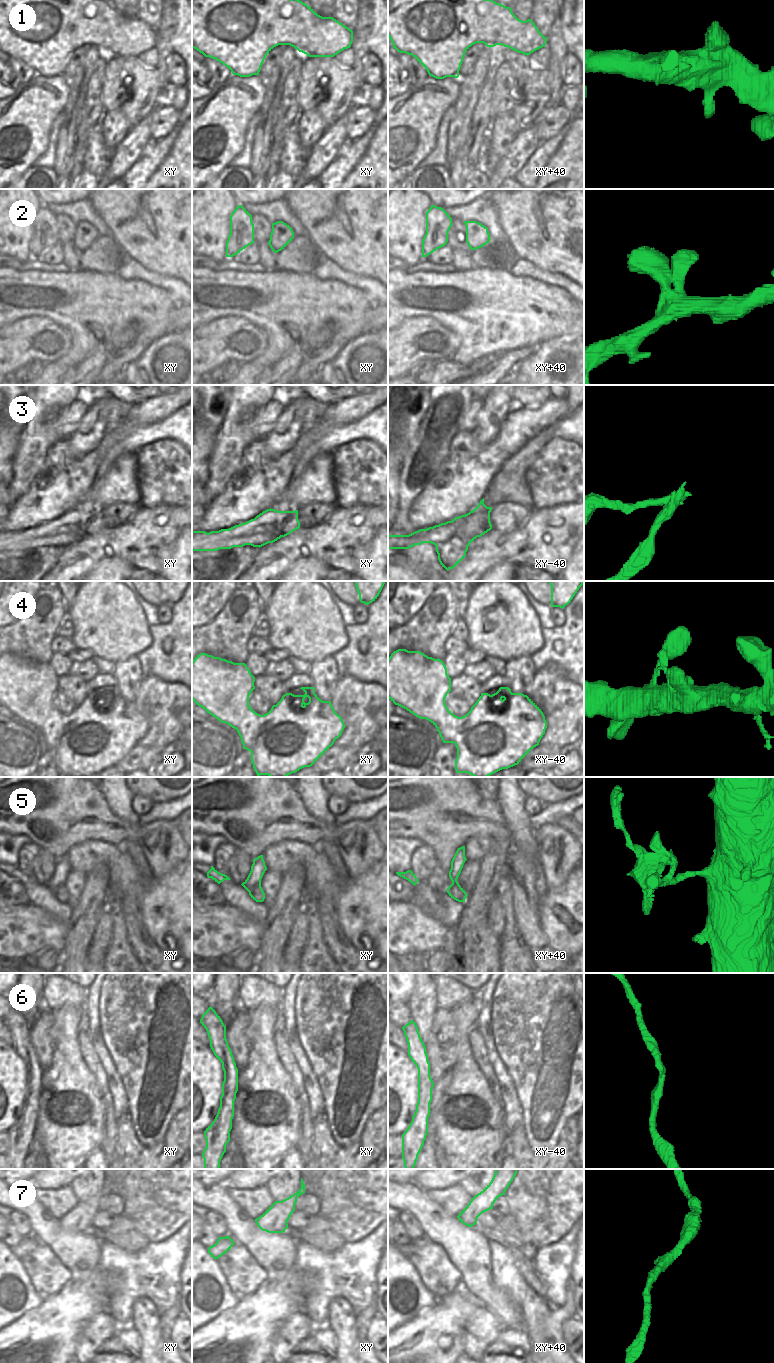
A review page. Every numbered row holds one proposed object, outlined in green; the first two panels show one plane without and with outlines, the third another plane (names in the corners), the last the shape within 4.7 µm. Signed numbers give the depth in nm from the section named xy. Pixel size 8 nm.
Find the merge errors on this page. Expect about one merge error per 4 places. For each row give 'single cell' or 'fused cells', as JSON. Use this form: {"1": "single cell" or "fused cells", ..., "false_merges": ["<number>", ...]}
{"1": "single cell", "2": "single cell", "3": "fused cells", "4": "single cell", "5": "single cell", "6": "single cell", "7": "single cell", "false_merges": ["3"]}

